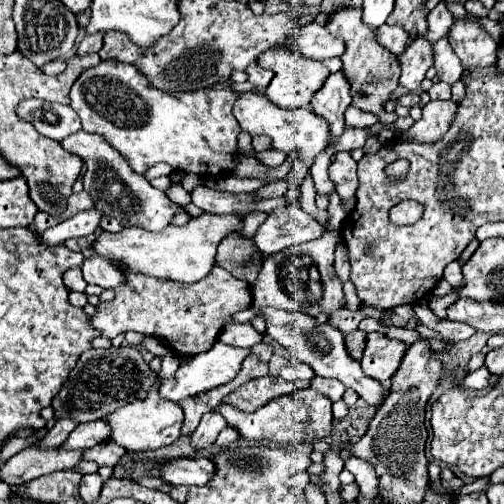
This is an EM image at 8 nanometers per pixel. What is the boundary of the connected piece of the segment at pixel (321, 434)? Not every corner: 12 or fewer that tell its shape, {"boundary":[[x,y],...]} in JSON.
{"boundary":[[301,389],[243,413],[219,405],[247,441],[313,443],[333,431],[331,401]]}

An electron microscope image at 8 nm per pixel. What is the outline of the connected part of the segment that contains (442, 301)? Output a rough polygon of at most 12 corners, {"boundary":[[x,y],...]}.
{"boundary":[[451,293],[447,297],[431,297],[429,307],[439,319],[445,317],[447,305],[457,301]]}

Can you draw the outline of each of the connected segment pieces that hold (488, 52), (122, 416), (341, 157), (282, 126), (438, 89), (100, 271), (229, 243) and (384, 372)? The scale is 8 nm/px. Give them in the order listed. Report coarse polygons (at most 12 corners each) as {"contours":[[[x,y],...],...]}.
{"contours":[[[477,19],[455,21],[449,43],[465,71],[497,63]],[[161,399],[105,417],[109,439],[127,451],[155,451],[179,439],[183,411]],[[337,153],[329,167],[341,201],[355,199],[357,161]],[[237,93],[235,117],[271,149],[299,151],[307,167],[325,151],[329,123],[309,109],[281,109]],[[439,81],[429,89],[431,99],[451,99],[451,87]],[[103,257],[83,263],[83,277],[91,285],[115,289],[125,275]],[[229,233],[215,261],[233,277],[253,285],[263,253],[253,239]],[[367,333],[361,367],[375,381],[389,381],[407,345]]]}

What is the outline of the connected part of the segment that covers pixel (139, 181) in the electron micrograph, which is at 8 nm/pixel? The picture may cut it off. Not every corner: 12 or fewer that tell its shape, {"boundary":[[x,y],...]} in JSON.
{"boundary":[[101,135],[63,149],[85,161],[85,191],[123,227],[165,229],[181,205]]}

